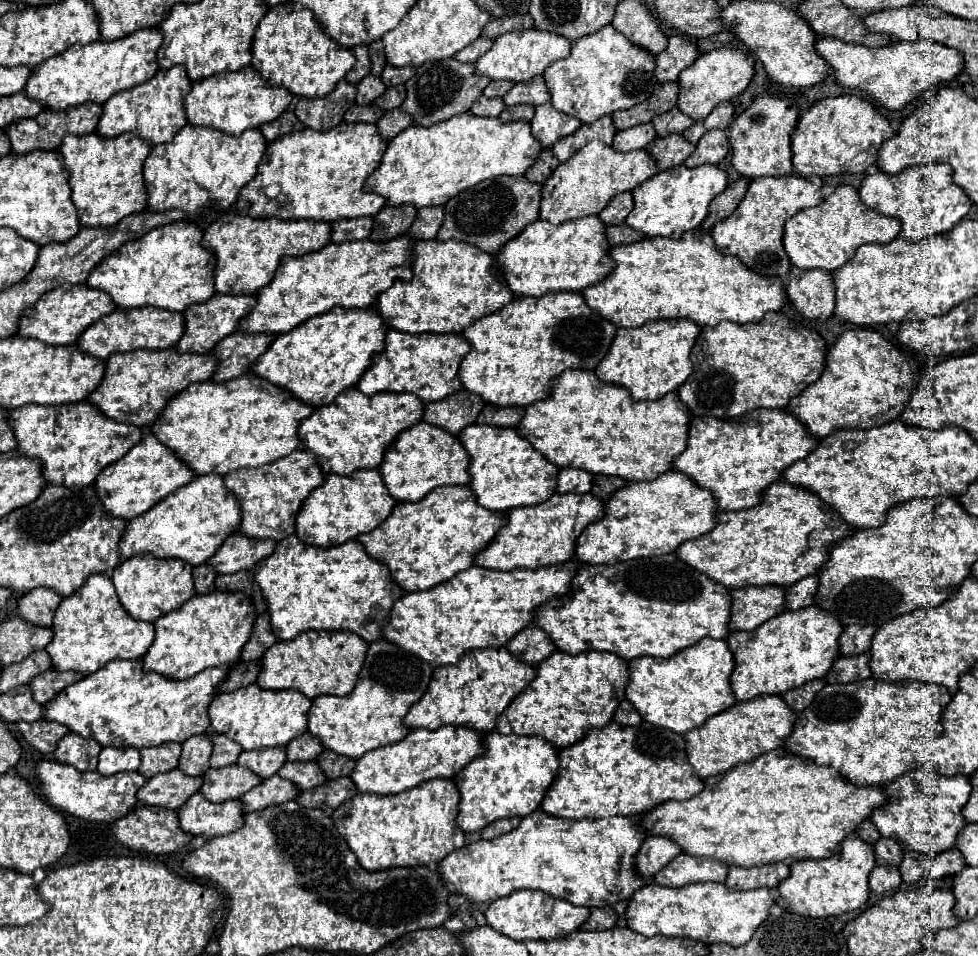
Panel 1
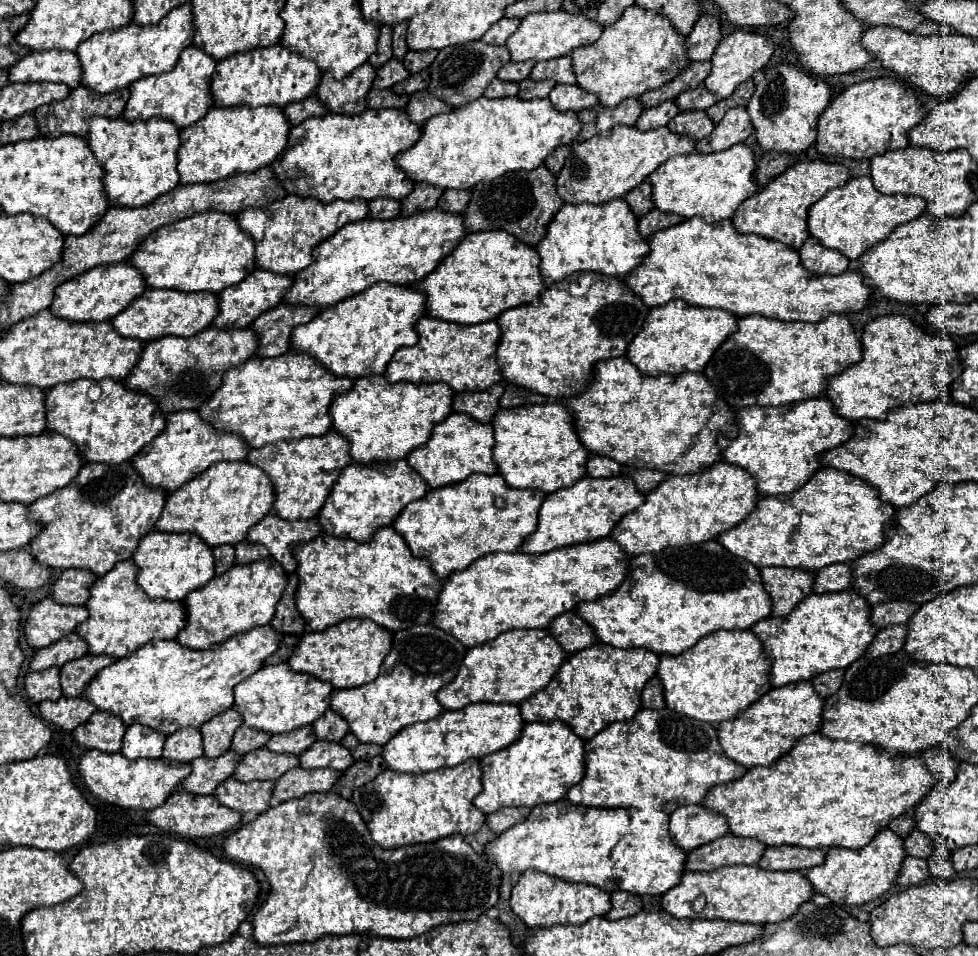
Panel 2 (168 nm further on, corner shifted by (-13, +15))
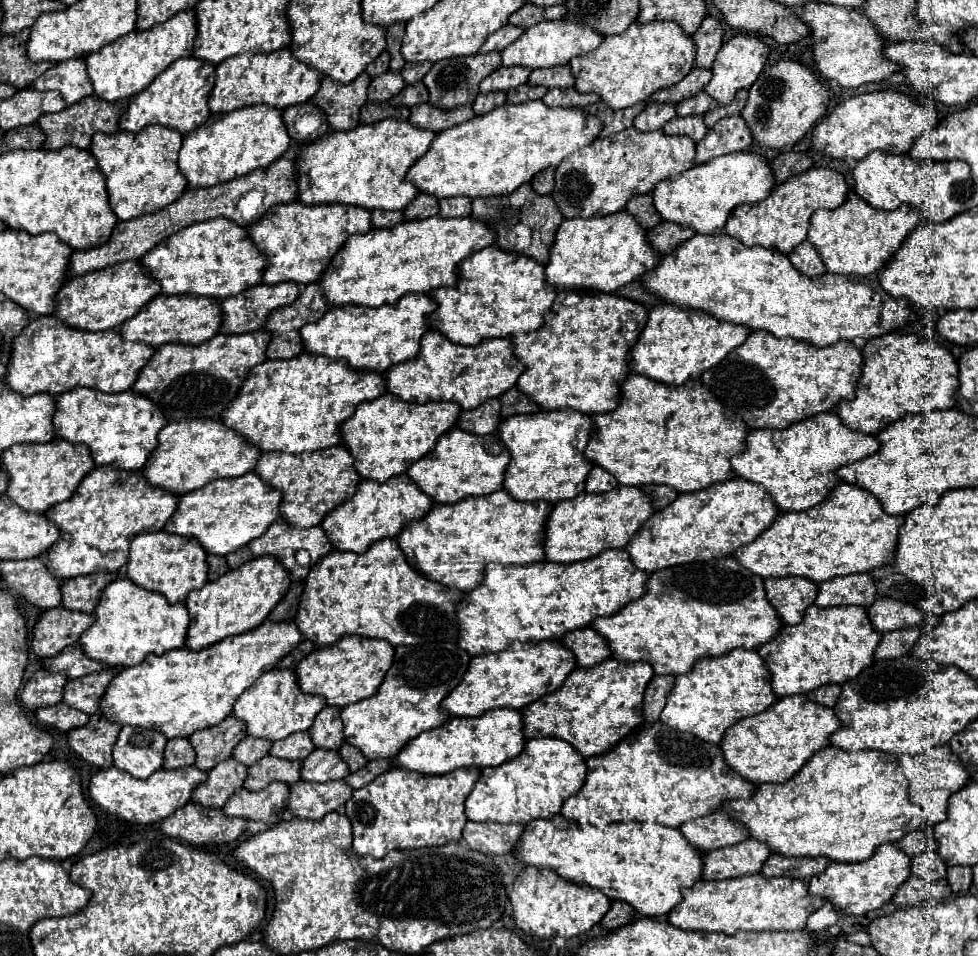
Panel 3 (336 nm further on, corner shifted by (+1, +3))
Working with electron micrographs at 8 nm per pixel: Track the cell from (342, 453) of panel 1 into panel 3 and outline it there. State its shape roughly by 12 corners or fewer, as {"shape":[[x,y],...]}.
{"shape":[[386,392],[356,406],[340,442],[362,478],[404,474],[454,428],[454,402]]}

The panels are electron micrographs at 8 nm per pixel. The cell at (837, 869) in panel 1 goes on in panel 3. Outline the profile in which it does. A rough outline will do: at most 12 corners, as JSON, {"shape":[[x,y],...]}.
{"shape":[[882,844],[856,864],[830,862],[808,882],[844,914],[880,908],[910,876]]}

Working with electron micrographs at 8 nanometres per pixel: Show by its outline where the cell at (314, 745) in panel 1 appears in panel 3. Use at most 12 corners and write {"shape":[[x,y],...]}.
{"shape":[[324,706],[308,730],[316,748],[344,742],[340,708]]}

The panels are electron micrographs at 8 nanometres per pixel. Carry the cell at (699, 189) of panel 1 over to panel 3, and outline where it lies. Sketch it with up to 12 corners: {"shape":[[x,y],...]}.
{"shape":[[764,156],[712,158],[654,186],[662,220],[720,234],[774,188]]}

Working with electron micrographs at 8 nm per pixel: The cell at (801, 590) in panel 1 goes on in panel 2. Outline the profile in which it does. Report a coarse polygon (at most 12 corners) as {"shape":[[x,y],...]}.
{"shape":[[850,564],[818,570],[816,594],[852,588]]}

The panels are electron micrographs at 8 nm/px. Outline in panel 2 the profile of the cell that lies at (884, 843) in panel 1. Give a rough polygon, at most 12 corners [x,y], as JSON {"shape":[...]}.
{"shape":[[920,830],[904,840],[910,856],[932,856],[934,844]]}

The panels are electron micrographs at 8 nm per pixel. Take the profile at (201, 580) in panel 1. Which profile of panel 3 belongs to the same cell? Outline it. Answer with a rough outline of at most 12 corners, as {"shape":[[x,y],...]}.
{"shape":[[208,556],[208,580],[226,574],[228,564],[222,556]]}

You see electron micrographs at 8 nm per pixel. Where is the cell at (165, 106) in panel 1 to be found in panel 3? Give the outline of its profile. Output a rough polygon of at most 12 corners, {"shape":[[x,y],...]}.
{"shape":[[170,64],[130,98],[120,130],[188,134],[210,116],[214,64]]}

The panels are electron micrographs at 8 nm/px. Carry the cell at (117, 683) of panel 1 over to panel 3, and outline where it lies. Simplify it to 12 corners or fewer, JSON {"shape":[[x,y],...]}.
{"shape":[[292,622],[114,676],[100,714],[188,738],[300,640]]}

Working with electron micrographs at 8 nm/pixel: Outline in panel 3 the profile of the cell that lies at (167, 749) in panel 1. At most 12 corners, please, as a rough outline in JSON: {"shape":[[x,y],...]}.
{"shape":[[172,738],[164,748],[166,770],[194,764],[188,738]]}

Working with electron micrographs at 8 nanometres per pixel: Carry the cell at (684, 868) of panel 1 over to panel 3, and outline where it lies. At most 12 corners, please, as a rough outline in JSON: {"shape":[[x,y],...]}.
{"shape":[[758,840],[702,854],[702,880],[758,874],[770,850]]}

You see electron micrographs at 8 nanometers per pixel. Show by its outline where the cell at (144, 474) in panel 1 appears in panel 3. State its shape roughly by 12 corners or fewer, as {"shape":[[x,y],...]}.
{"shape":[[218,420],[158,434],[142,474],[176,496],[254,470],[260,450]]}

